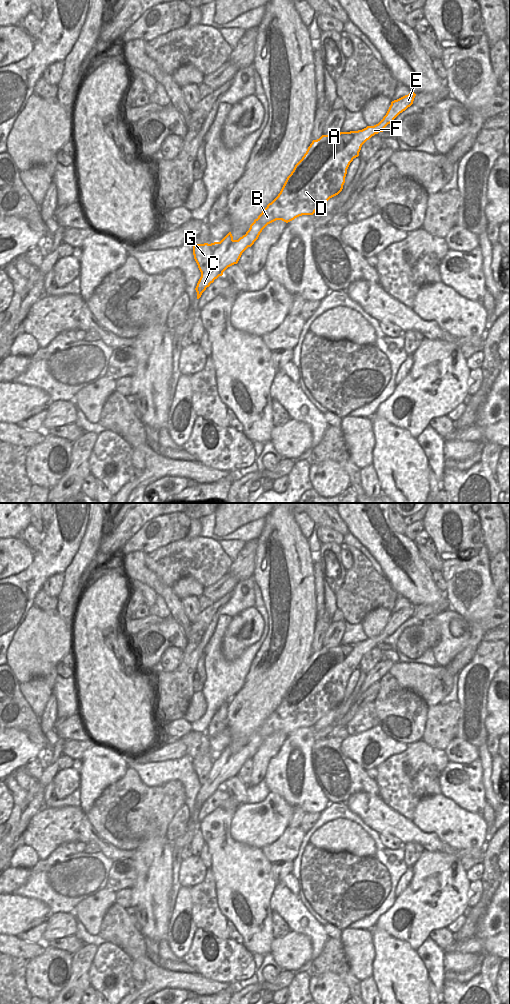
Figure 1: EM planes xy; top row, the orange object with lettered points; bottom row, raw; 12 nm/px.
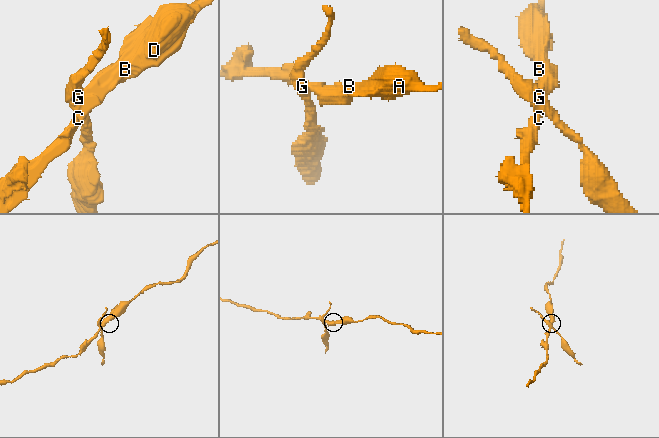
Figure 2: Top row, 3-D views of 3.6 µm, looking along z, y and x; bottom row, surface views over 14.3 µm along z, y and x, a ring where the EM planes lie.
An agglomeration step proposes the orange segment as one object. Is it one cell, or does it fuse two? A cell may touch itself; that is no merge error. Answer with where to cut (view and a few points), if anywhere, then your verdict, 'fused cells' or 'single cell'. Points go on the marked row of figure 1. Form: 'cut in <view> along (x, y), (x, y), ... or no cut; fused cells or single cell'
cut in xy along (211, 244), (212, 258), (208, 267), (201, 274); fused cells

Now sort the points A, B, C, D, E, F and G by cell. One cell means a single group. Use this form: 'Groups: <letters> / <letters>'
Groups: A B C D E F / G

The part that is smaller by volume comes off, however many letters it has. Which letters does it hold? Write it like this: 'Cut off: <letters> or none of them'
Cut off: G

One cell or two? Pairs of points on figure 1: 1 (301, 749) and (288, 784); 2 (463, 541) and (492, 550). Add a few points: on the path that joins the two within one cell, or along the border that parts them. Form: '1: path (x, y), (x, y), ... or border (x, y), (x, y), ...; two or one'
1: path (294, 758), (290, 775); one
2: border (480, 525), (482, 540), (489, 559); two

